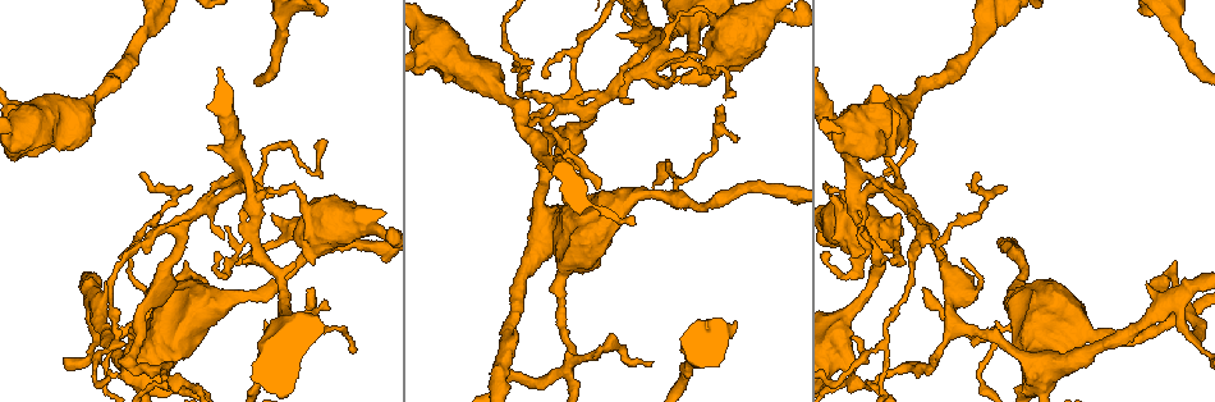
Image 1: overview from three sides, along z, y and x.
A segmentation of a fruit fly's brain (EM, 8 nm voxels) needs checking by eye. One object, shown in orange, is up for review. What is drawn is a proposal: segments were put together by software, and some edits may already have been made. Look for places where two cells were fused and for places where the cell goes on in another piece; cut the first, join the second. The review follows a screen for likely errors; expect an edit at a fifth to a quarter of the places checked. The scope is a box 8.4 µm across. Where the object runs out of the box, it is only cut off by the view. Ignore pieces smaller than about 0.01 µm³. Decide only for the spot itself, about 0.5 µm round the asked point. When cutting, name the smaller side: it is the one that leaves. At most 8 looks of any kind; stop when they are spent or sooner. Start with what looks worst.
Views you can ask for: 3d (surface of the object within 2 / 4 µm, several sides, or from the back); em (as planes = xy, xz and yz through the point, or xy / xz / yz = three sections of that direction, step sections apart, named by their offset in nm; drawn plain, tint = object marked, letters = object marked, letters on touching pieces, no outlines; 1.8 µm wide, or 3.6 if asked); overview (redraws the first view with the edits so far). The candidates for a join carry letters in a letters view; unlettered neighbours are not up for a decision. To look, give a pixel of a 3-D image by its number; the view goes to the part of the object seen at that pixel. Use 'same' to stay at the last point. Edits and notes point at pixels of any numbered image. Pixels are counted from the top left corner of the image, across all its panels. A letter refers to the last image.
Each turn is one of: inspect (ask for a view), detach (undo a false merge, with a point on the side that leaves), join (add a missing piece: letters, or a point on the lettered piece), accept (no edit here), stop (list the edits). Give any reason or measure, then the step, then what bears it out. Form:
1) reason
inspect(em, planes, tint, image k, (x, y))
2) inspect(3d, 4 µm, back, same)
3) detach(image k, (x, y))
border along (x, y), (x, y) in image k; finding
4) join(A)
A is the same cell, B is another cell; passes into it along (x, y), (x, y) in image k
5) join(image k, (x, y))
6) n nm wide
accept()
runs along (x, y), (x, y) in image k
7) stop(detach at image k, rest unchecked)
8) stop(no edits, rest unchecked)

sharp bend
inspect(3d, 2 µm, back, image 1, (581, 167))

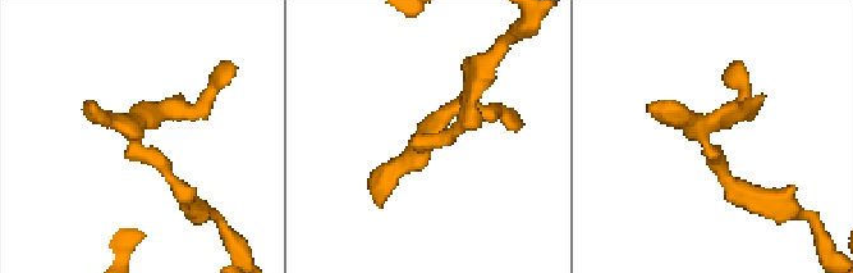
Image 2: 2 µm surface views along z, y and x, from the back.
inspect(em, planes, tint, image 2, (719, 126))

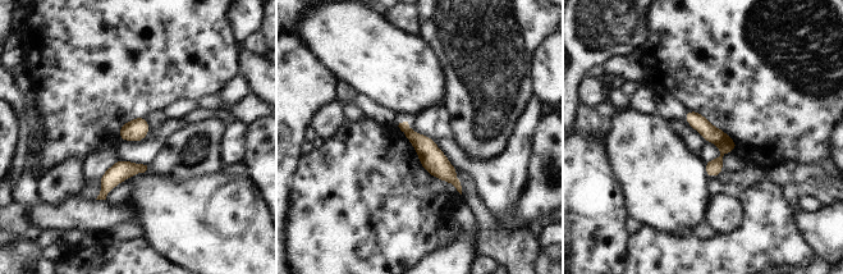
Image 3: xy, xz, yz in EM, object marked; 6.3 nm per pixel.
see the neighbours
inspect(em, planes, letters, same)

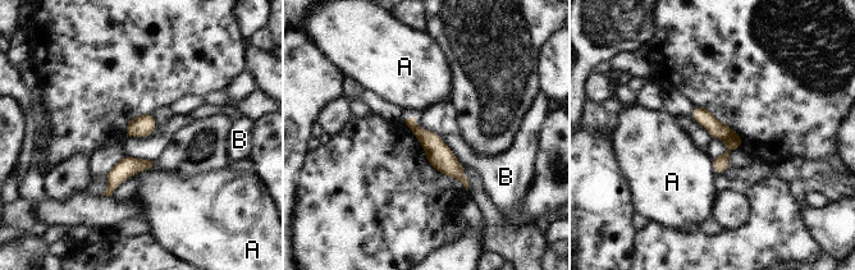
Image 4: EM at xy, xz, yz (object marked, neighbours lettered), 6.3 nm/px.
A touches over 180 nm
accept()
A and B are other cells; runs along (410, 122), (462, 178) in image 4; all the same cell

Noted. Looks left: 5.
two arms in line, one across
inspect(3d, 2 µm, back, image 1, (660, 35))

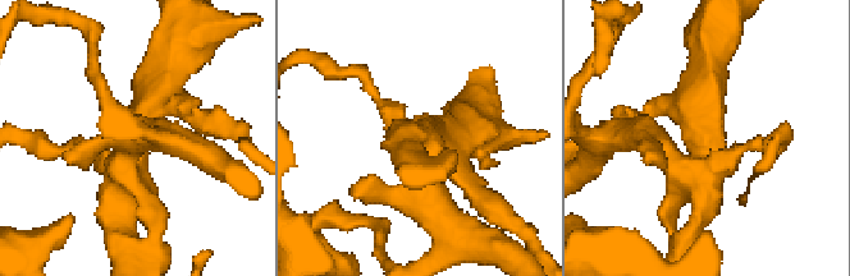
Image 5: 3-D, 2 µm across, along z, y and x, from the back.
inspect(em, planes, plain, image 5, (702, 171))

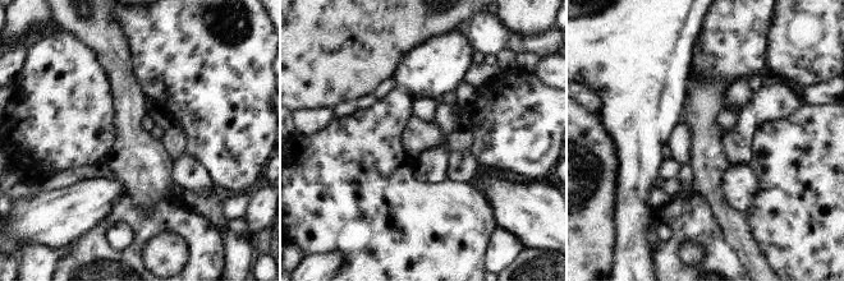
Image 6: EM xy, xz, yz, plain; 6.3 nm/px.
see the neighbours
inspect(em, planes, letters, same)

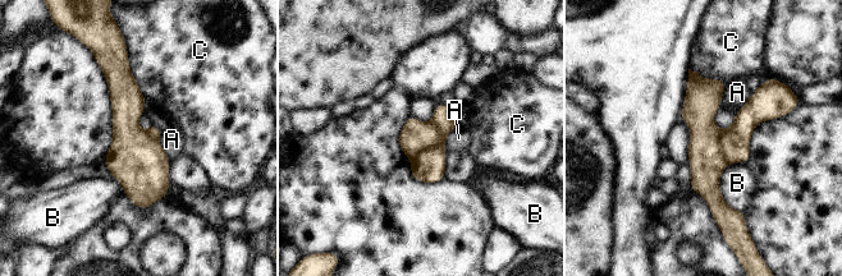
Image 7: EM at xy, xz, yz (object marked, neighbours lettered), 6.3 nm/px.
detach(image 7, (429, 166))
A, B and C are other cells; border along (444, 143), (422, 150), (411, 160) in image 7; a second cell is stuck on

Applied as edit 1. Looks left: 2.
stop(detach at image 7, rest unchecked)

